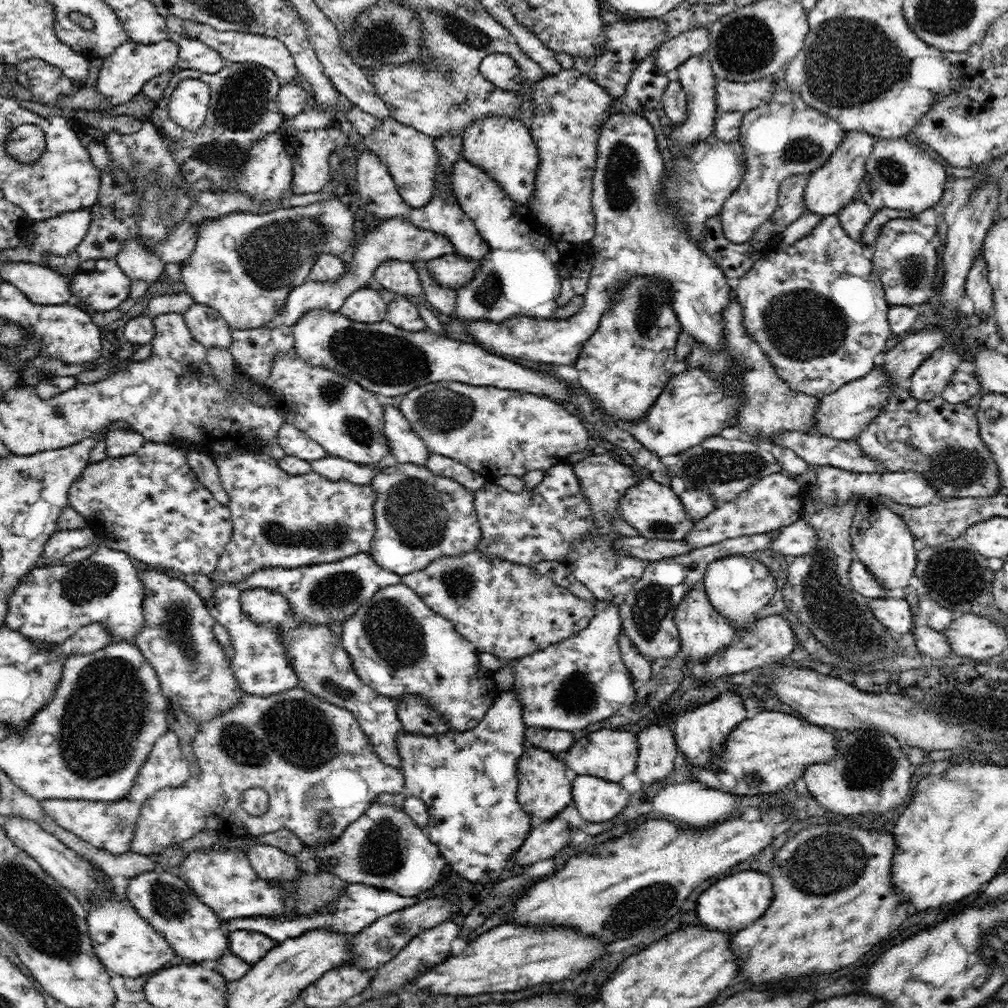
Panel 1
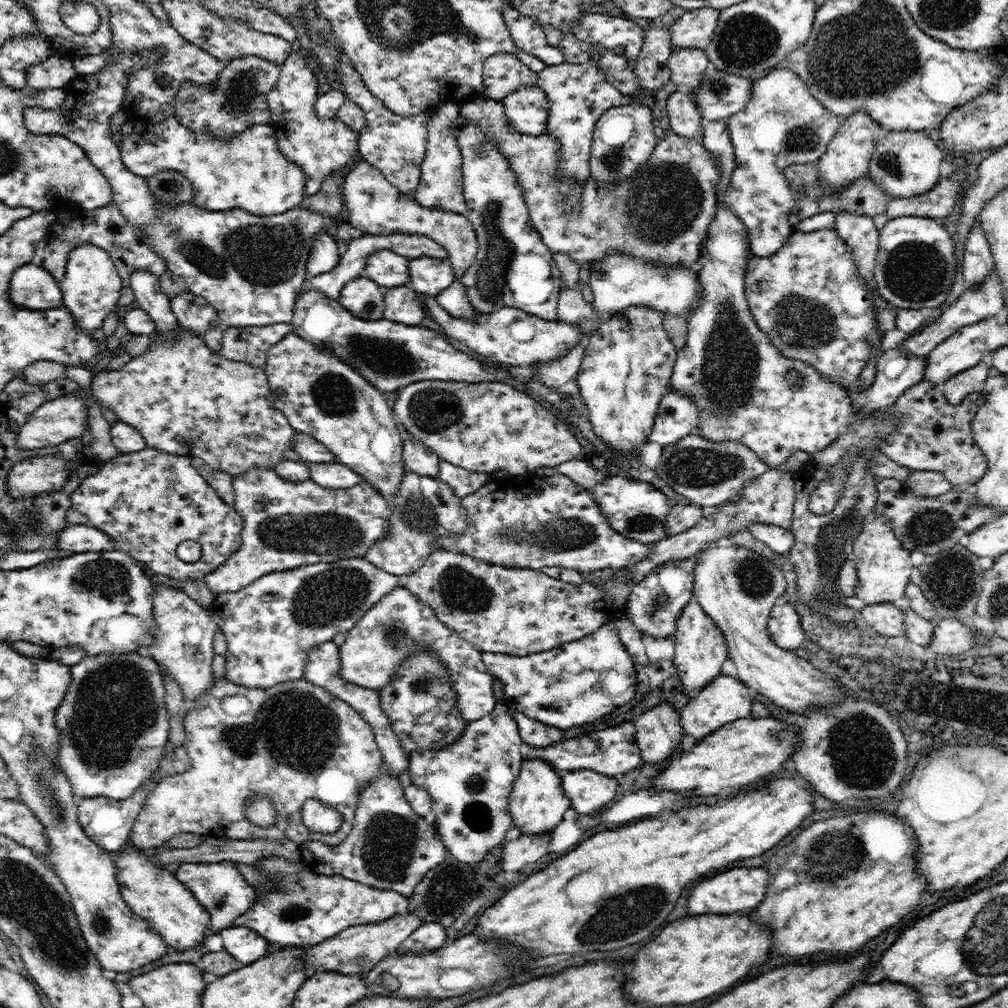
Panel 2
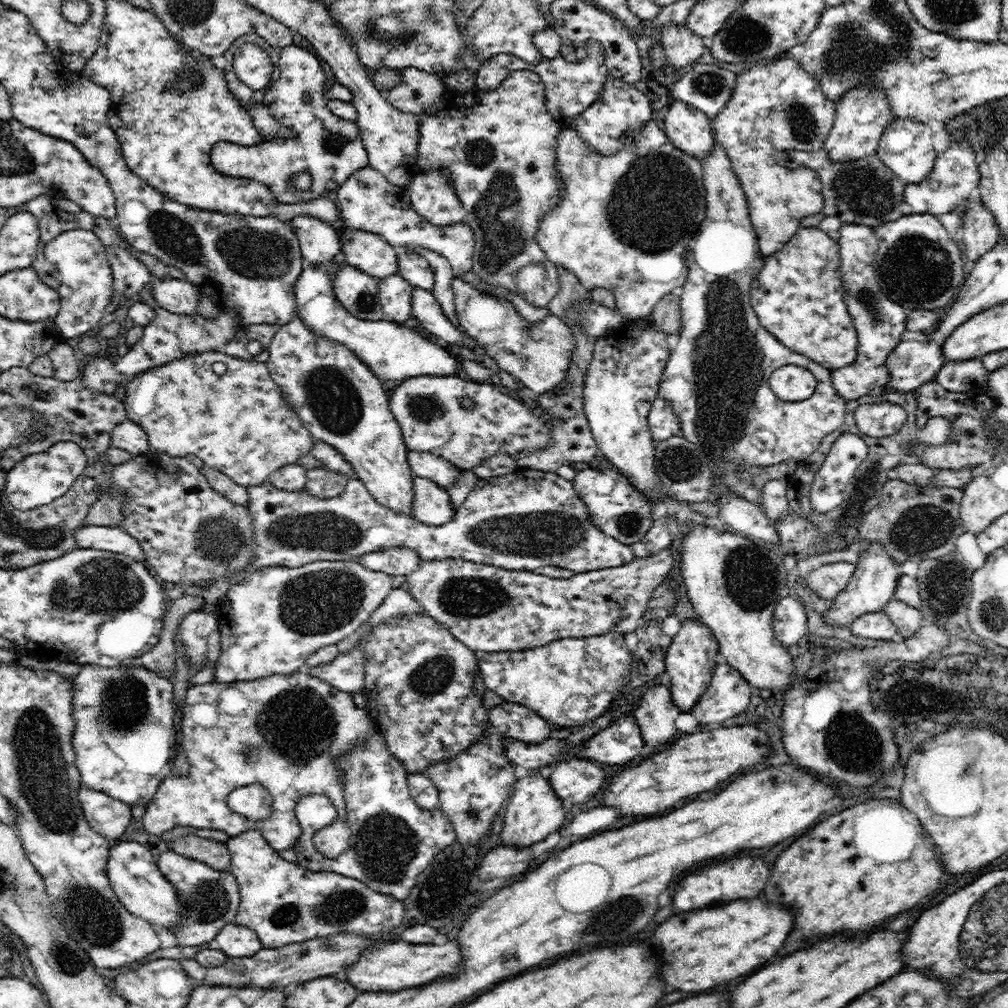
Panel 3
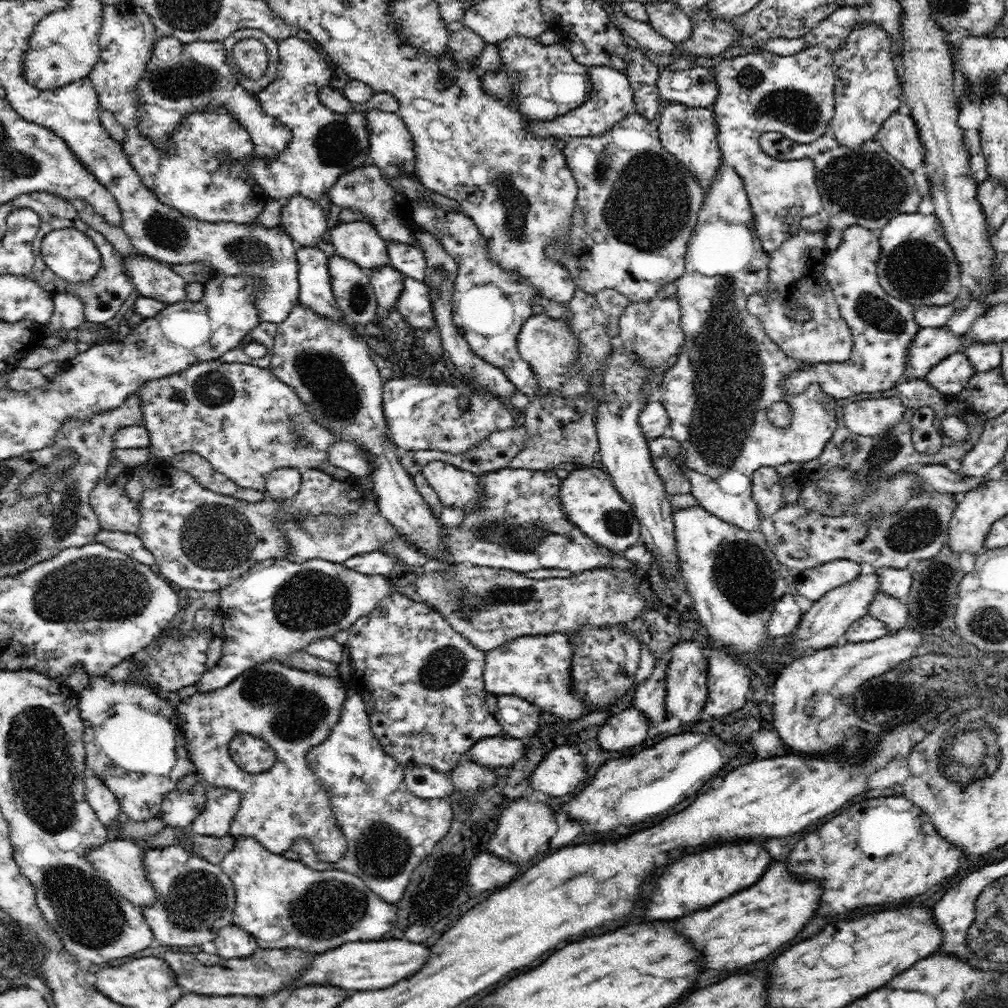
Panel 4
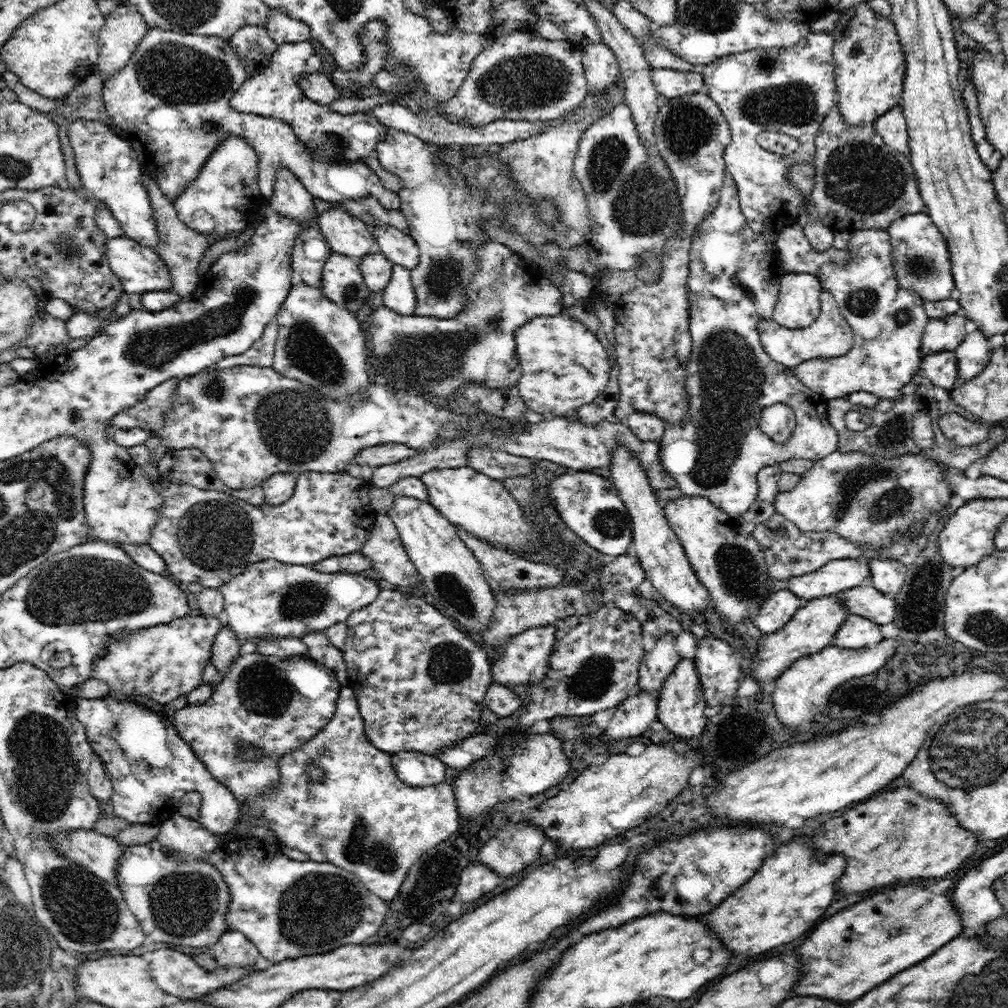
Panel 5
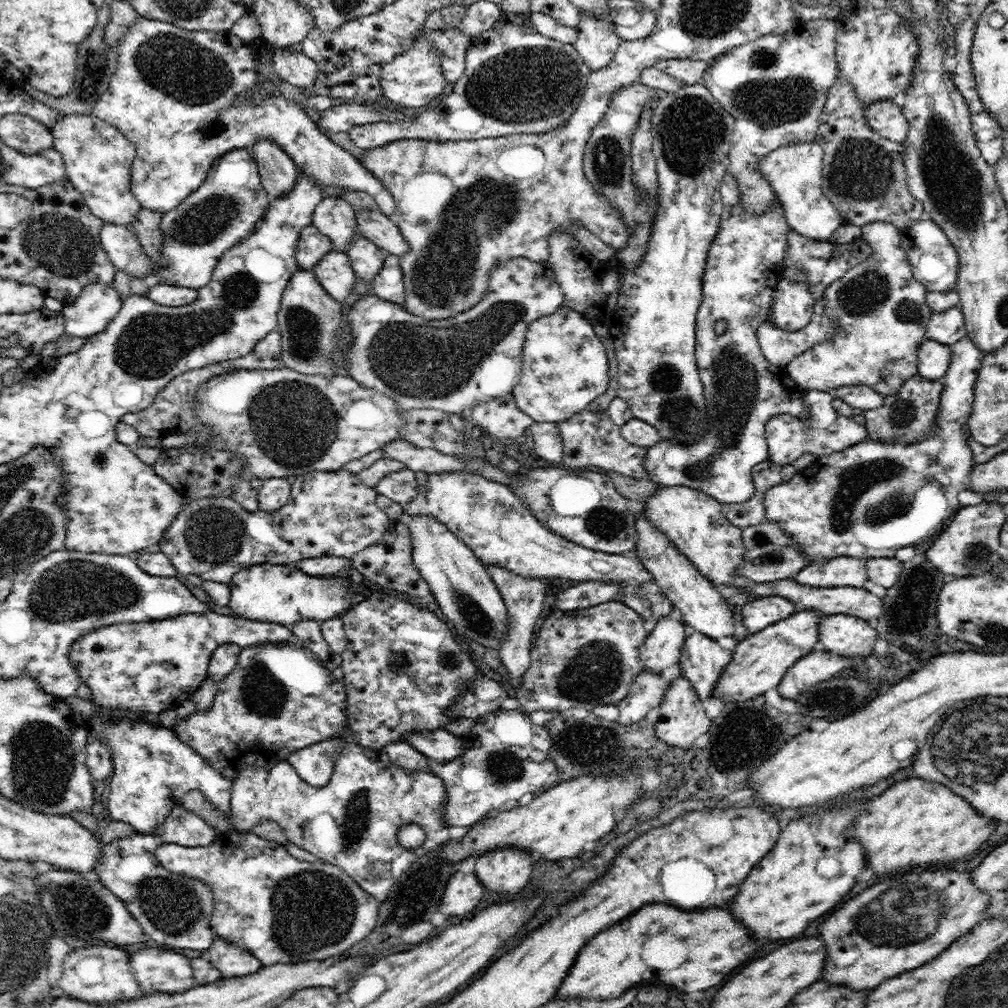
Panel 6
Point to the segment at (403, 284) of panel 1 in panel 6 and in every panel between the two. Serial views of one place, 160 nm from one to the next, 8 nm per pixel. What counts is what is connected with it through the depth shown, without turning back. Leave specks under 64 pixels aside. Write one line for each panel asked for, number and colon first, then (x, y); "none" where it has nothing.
2: (388, 269)
3: (371, 253)
4: (358, 241)
5: (347, 235)
6: (335, 217)

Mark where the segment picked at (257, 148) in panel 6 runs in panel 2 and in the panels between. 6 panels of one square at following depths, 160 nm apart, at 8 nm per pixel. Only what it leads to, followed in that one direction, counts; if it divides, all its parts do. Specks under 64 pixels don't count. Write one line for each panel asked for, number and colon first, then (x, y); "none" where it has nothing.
2: (323, 256)
3: (319, 242)
4: (302, 218)
5: (290, 197)

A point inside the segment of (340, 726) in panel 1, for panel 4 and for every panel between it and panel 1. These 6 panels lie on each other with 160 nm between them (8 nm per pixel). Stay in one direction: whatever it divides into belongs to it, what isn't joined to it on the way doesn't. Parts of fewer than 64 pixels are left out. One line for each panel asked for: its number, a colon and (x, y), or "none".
2: (294, 741)
3: (297, 726)
4: (292, 710)

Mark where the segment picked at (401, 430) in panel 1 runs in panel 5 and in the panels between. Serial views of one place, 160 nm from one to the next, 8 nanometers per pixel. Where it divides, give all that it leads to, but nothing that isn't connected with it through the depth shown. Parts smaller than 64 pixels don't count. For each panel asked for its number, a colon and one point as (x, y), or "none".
2: (419, 459)
3: (443, 472)
4: (455, 488)
5: (479, 504)

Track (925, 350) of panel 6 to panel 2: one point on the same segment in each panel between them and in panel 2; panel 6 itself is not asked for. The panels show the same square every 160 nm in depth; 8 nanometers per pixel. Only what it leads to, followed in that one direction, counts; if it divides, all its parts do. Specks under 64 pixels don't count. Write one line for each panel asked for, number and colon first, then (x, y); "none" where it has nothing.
2: (956, 388)
3: (956, 376)
4: (950, 376)
5: (941, 368)

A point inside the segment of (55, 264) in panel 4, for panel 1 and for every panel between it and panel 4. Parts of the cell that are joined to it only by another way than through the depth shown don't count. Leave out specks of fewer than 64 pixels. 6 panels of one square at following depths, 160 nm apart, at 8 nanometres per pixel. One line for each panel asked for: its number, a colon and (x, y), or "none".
1: (101, 284)
2: (91, 286)
3: (86, 286)

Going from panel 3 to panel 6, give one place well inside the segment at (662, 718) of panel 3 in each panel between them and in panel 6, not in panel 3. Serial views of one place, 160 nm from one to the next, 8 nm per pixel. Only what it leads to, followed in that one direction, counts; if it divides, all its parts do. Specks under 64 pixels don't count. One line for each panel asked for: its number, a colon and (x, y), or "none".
4: (650, 695)
5: (655, 667)
6: (662, 647)

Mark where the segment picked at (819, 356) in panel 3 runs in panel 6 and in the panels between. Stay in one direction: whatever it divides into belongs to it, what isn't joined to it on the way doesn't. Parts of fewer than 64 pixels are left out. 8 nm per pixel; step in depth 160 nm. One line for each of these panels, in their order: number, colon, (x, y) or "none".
4: (796, 270)
5: (829, 336)
6: (779, 347)

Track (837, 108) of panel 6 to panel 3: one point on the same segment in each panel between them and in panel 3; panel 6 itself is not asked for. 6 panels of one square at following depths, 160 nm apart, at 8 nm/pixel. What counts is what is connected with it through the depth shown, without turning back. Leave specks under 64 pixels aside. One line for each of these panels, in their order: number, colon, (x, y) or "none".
3: (865, 191)
4: (864, 186)
5: (860, 182)

